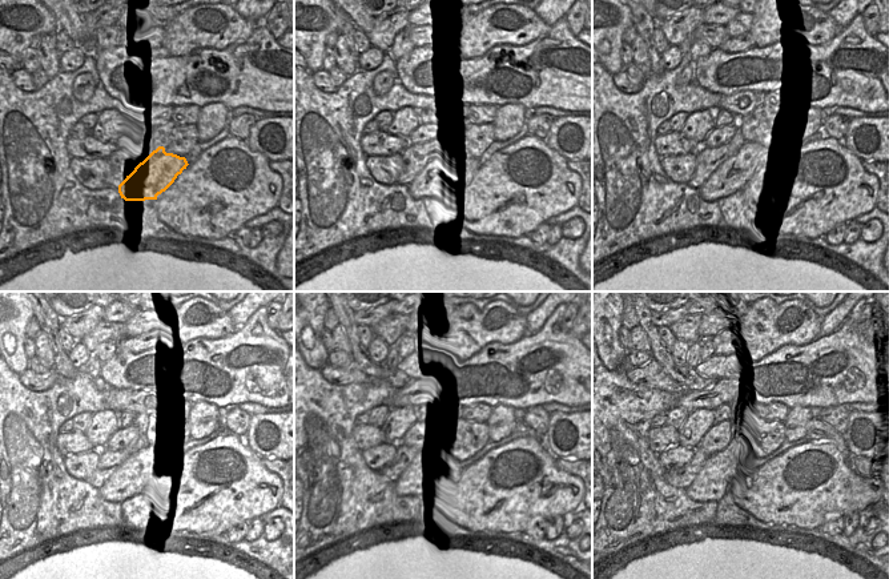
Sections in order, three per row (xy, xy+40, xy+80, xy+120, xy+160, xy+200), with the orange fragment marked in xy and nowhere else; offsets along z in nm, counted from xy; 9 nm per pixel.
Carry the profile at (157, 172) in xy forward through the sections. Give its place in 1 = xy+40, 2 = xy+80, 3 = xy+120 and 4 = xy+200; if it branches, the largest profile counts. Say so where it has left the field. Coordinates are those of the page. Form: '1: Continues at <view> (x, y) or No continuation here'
1: Continues at xy+40 (445, 172)
2: Continues at xy+80 (731, 176)
3: Continues at xy+120 (131, 478)
4: Continues at xy+200 (721, 470).

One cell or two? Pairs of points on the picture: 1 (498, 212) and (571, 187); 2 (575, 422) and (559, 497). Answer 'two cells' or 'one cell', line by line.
1: one cell
2: two cells

